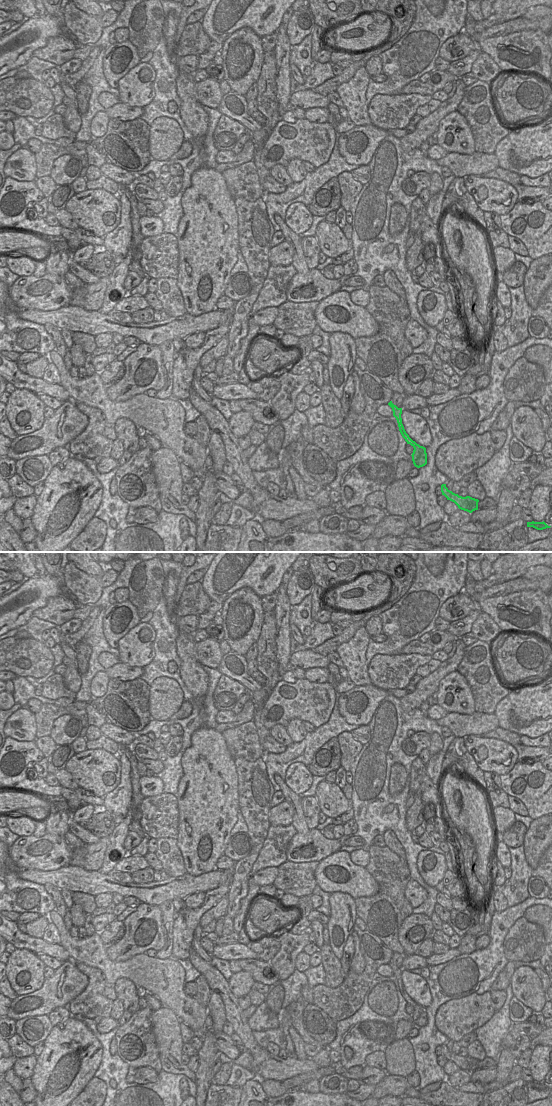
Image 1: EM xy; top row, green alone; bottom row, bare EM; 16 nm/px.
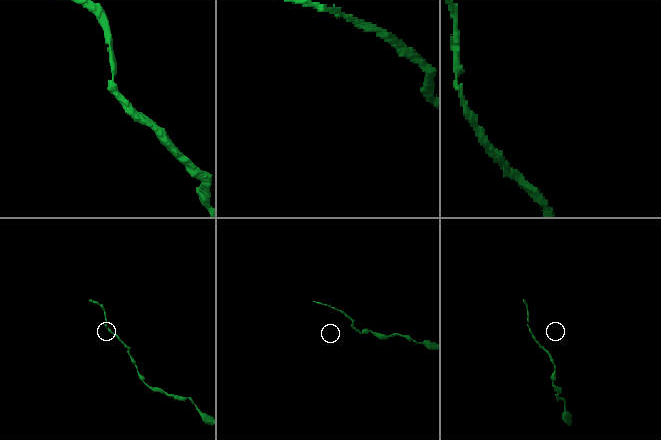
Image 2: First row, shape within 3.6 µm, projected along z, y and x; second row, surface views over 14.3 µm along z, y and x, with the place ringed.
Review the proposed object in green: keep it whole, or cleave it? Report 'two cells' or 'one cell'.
one cell

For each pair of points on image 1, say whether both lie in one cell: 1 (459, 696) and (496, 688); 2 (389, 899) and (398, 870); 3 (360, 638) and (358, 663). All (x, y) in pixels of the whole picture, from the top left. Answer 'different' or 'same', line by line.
1: different
2: same
3: same

